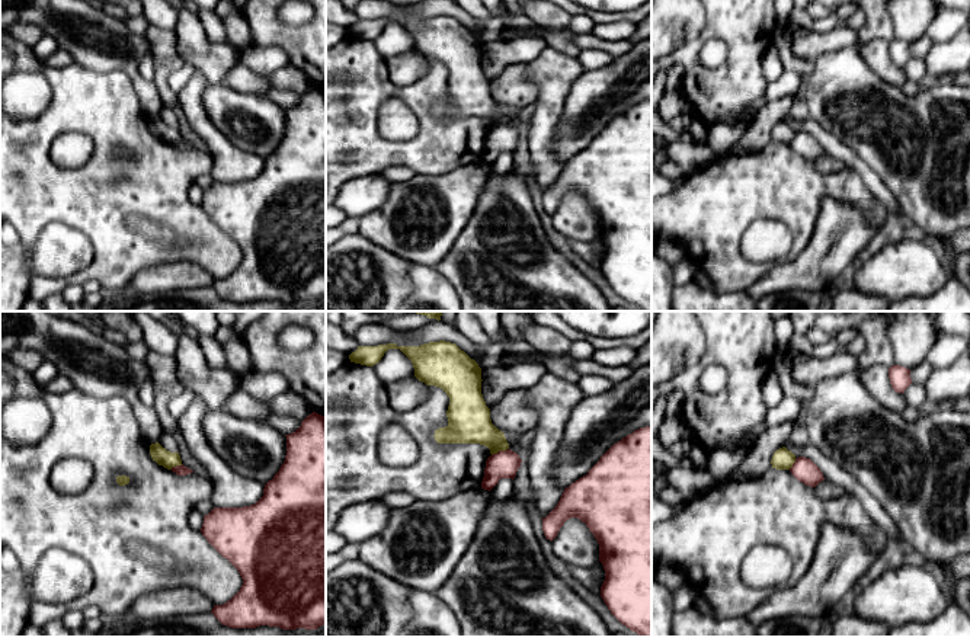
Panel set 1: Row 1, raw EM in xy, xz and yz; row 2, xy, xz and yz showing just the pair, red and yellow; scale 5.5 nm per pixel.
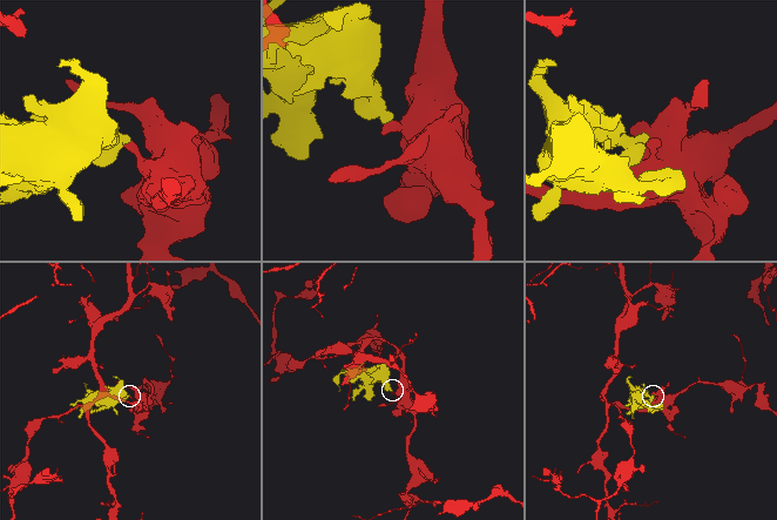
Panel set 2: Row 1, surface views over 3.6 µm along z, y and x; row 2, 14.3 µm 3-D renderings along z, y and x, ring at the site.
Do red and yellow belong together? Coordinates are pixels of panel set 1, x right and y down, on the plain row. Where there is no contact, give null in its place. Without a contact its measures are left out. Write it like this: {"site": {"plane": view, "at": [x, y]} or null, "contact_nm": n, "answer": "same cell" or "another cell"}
{"site": {"plane": "xz", "at": [499, 125]}, "contact_nm": 100, "answer": "another cell"}

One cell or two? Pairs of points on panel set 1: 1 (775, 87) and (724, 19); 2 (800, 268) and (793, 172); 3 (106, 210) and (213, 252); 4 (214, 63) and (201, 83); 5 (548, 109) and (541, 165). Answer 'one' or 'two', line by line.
1: two
2: two
3: one
4: two
5: one

